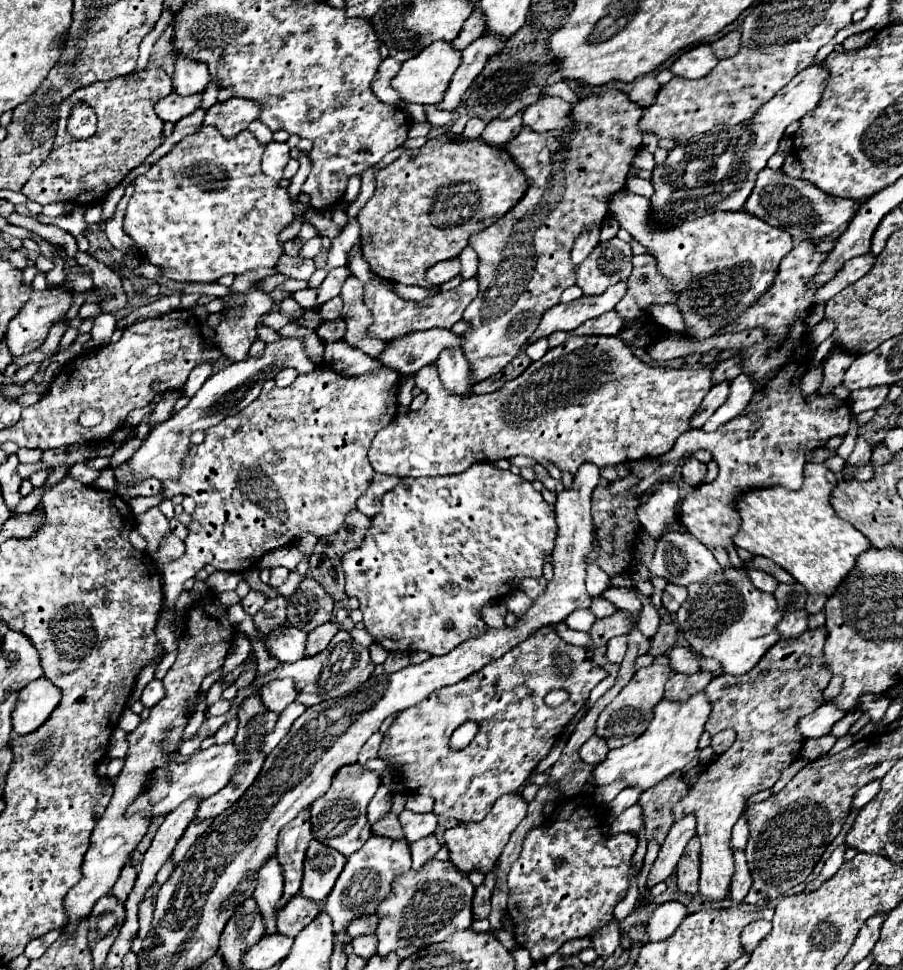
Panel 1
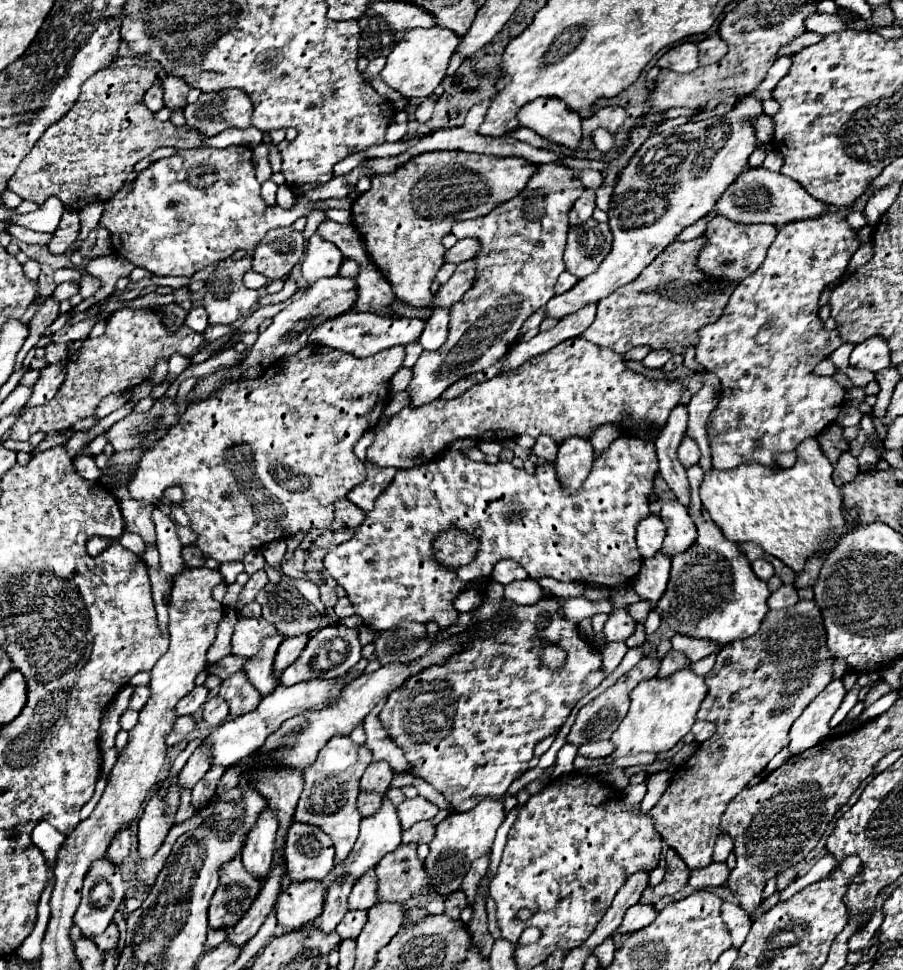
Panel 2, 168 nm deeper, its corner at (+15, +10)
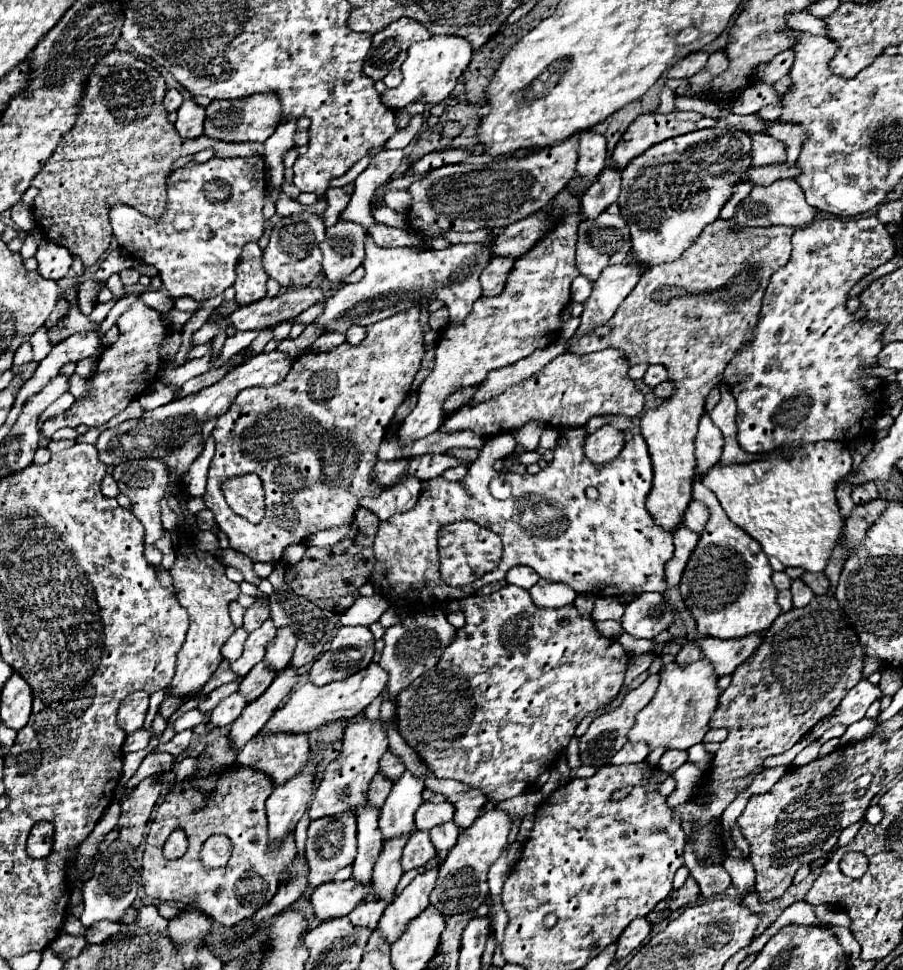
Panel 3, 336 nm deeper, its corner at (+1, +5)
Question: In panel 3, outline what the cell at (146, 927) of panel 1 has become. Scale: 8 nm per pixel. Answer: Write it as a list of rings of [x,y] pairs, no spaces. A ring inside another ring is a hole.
[[[175,829],[163,845],[163,855],[167,859],[177,859],[179,855],[185,853],[185,849],[187,849],[187,837],[185,837],[183,829]]]

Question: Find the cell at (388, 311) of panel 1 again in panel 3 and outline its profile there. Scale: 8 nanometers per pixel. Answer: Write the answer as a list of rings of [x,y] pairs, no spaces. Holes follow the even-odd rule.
[[[495,257],[491,261],[491,265],[487,265],[487,269],[483,269],[479,281],[481,281],[485,297],[495,297],[503,291],[505,279],[507,279],[507,273],[511,271],[511,267],[513,267],[513,259]]]

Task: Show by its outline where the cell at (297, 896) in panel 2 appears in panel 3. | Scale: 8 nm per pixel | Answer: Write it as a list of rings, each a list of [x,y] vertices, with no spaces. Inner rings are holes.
[[[353,879],[329,881],[319,885],[311,893],[311,907],[319,921],[329,921],[329,919],[349,915],[351,909],[355,909],[363,901],[363,897],[369,897],[369,895],[371,895],[371,889],[363,889]]]

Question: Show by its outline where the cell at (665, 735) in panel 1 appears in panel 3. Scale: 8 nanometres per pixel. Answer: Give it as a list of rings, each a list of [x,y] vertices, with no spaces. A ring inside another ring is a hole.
[[[707,659],[679,667],[677,663],[667,663],[661,669],[661,683],[655,697],[637,713],[635,725],[629,731],[629,741],[645,741],[649,749],[689,749],[701,743],[709,731],[709,719],[719,703],[717,675]]]

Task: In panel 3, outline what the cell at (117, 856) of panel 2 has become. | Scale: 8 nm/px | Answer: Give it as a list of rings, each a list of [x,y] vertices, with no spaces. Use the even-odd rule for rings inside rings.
[[[157,775],[143,779],[129,799],[121,803],[121,835],[123,843],[129,843],[137,849],[146,834],[145,826],[150,820],[150,815],[161,795],[161,779]]]

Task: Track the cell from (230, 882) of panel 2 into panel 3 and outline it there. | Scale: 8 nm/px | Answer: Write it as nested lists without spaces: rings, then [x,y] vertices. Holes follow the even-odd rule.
[[[237,767],[235,771],[221,769],[209,775],[201,771],[185,783],[175,783],[151,823],[149,833],[159,833],[159,837],[149,837],[145,843],[141,871],[145,893],[157,901],[195,901],[201,911],[225,927],[239,925],[267,905],[277,893],[281,873],[297,855],[293,837],[289,837],[279,851],[267,853],[265,799],[273,789],[275,785],[265,773],[245,767]],[[175,827],[187,833],[189,847],[183,857],[169,861],[163,857],[161,849]],[[211,835],[227,835],[233,843],[231,861],[221,869],[205,869],[199,863],[199,847],[203,839]]]

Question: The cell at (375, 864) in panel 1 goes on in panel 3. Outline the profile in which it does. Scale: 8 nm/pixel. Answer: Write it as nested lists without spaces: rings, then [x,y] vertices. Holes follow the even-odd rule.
[[[405,771],[393,783],[393,789],[379,813],[379,831],[383,835],[383,841],[415,833],[413,815],[423,801],[421,791],[423,781],[413,777],[409,771]]]

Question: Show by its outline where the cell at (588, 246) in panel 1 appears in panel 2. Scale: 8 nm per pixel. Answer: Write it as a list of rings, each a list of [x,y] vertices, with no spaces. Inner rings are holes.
[[[585,190],[583,196],[579,196],[579,198],[575,200],[575,206],[573,206],[571,212],[569,212],[569,220],[571,220],[571,224],[577,226],[577,224],[587,222],[587,220],[591,218],[593,210],[595,210],[595,192]]]

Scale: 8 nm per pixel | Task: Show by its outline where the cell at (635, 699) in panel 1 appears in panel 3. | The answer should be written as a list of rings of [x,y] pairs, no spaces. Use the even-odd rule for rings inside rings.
[[[659,673],[649,675],[637,689],[633,689],[633,691],[629,691],[625,695],[623,703],[617,709],[613,709],[609,713],[603,713],[603,715],[597,715],[593,719],[593,723],[587,729],[587,733],[579,739],[579,753],[581,753],[583,765],[603,767],[603,765],[609,765],[611,763],[611,757],[627,743],[627,733],[635,725],[635,715],[647,705],[647,701],[653,699],[653,695],[655,695],[655,691],[659,687],[659,681],[661,681],[661,675]]]

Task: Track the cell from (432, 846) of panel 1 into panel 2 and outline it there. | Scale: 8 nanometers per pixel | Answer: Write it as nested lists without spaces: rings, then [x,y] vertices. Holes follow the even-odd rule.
[[[417,822],[413,824],[409,830],[403,832],[403,842],[405,844],[429,844],[429,840],[433,840],[435,836],[435,824],[429,822]]]

